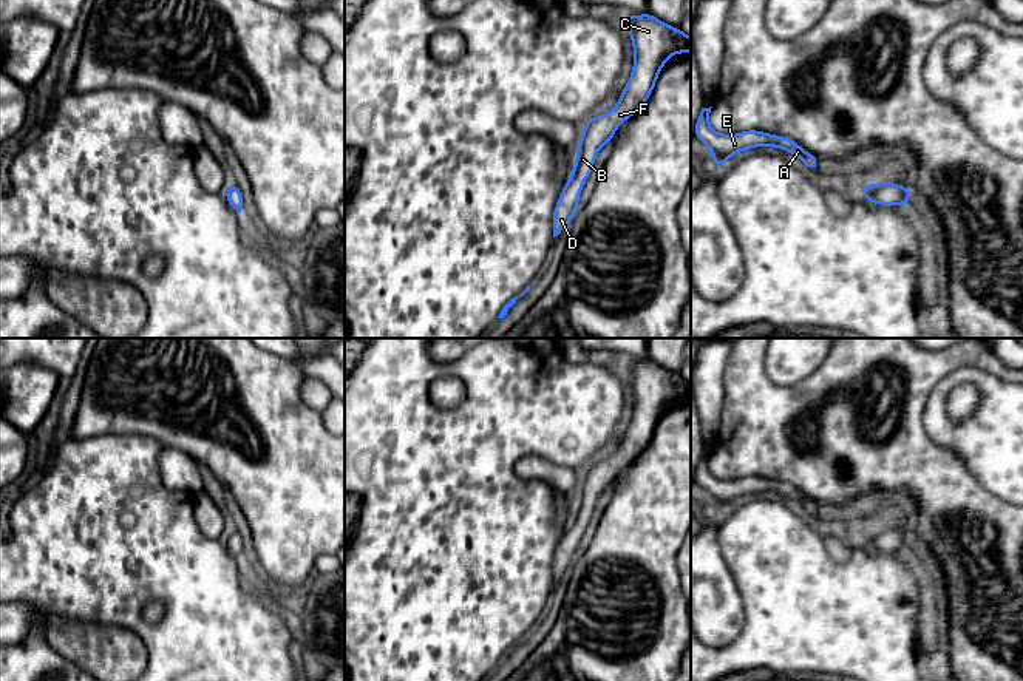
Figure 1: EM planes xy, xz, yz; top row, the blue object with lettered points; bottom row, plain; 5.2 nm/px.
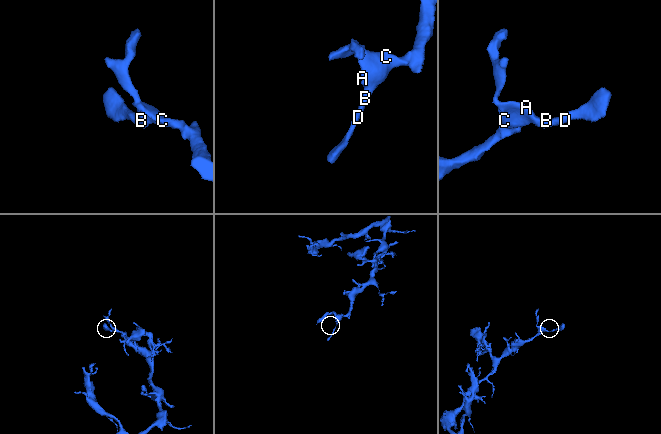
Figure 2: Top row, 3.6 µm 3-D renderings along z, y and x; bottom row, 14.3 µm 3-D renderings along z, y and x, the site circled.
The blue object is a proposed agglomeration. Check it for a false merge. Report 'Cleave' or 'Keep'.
Keep

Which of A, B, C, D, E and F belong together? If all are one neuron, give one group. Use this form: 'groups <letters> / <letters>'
groups A B C D E F

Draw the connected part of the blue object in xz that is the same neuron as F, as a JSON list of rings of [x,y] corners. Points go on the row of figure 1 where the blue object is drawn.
[[[652,14],[623,17],[634,43],[634,69],[618,103],[583,127],[572,178],[561,191],[553,212],[553,238],[578,210],[583,182],[592,173],[598,150],[609,144],[618,125],[634,116],[649,99],[664,62],[677,53],[691,53],[691,37],[660,22]]]

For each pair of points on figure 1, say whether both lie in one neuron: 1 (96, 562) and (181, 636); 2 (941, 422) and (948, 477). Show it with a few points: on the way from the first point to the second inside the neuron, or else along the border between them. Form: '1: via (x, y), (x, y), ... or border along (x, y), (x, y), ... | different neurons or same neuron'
1: via (112, 587), (129, 612), (156, 636) | same neuron
2: border along (923, 416), (924, 431), (935, 442), (946, 445) | different neurons

